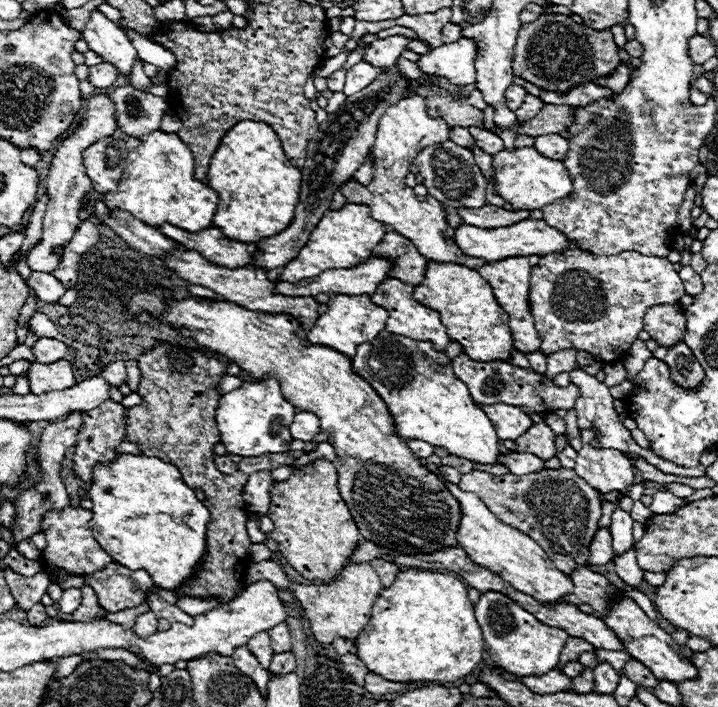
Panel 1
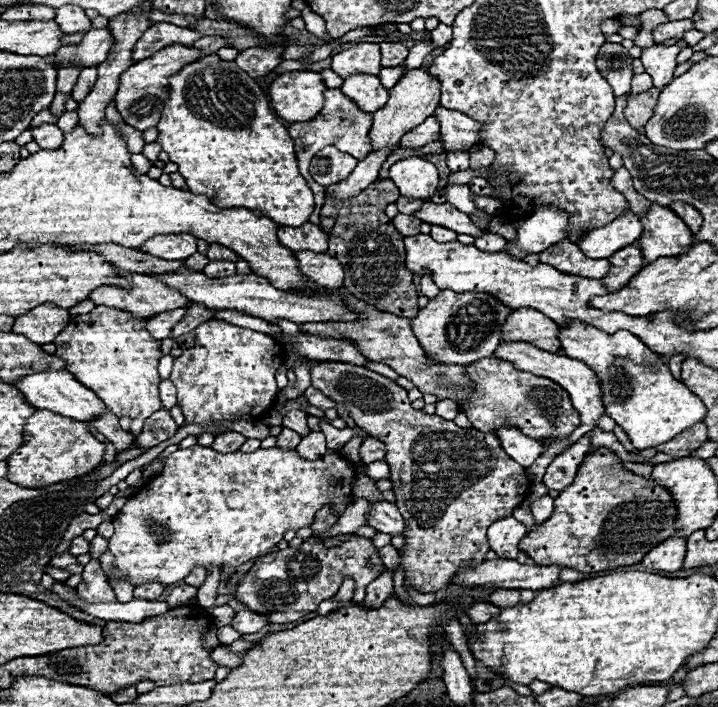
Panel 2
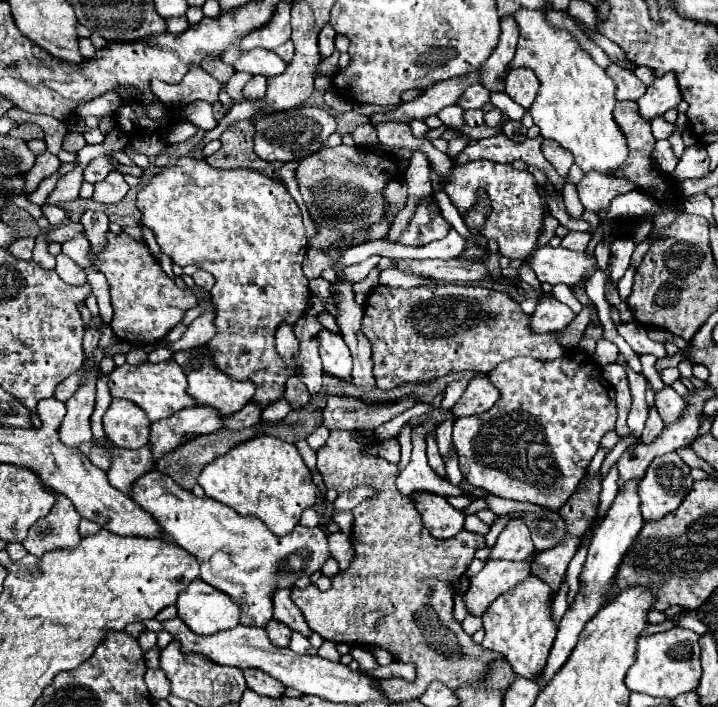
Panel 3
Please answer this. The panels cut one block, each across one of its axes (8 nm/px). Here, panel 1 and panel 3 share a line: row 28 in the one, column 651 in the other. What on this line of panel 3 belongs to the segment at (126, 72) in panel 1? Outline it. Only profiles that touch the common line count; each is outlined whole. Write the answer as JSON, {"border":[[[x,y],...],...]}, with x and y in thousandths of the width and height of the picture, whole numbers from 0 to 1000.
{"border":[[[928,105],[922,110],[914,110],[886,147],[889,147],[889,161],[897,170],[908,173],[911,167],[925,164],[933,153],[942,153],[947,144],[950,144],[950,133],[944,130],[939,105]]]}

